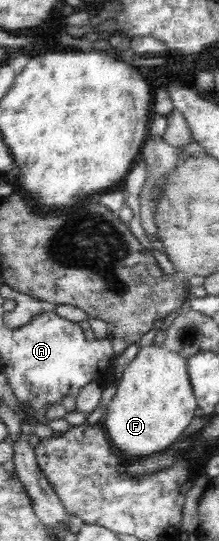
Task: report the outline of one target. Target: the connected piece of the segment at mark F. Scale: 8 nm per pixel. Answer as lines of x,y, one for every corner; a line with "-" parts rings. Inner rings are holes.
151,343
141,347
132,362
126,366
117,384
116,394
106,410
102,425
106,429
110,444
118,446
120,455
126,458
144,458
144,456
148,457
148,454
166,450
176,440
182,438
180,434
194,418
197,404
188,374
187,358
182,357
178,352
164,348
162,344

